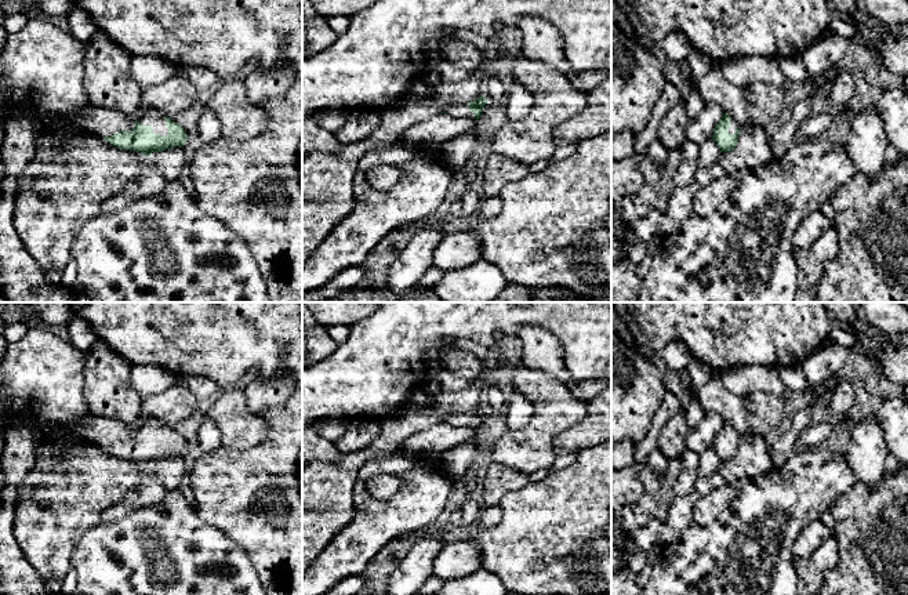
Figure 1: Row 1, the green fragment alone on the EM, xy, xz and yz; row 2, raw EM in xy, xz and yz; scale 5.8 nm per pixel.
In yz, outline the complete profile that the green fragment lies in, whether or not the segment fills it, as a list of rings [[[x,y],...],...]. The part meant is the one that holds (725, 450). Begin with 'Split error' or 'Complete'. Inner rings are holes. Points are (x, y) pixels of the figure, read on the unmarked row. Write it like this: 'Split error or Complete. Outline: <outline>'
Split error. Outline: [[[723,422],[722,428],[713,438],[712,449],[720,460],[731,461],[736,458],[740,445],[740,435],[731,424]]]

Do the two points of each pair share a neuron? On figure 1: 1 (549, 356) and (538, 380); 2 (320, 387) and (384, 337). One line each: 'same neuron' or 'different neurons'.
1: different neurons
2: same neuron

